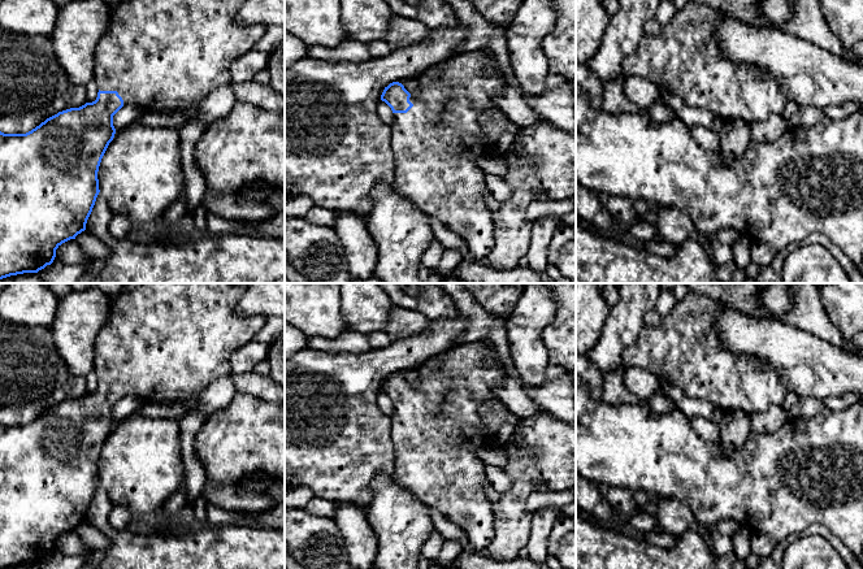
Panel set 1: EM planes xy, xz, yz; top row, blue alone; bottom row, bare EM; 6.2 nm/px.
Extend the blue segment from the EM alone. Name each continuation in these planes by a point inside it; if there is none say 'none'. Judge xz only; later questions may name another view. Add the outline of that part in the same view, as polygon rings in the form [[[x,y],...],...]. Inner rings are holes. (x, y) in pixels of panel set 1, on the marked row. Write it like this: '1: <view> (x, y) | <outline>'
1: xz (436, 144) | [[[474,49],[461,52],[422,71],[419,75],[420,94],[411,94],[409,101],[413,107],[407,113],[394,113],[390,138],[395,165],[393,188],[457,234],[465,242],[470,260],[474,261],[487,260],[494,247],[493,212],[485,201],[489,192],[486,173],[477,165],[477,160],[487,153],[487,143],[478,118],[482,112],[500,110],[494,99],[507,84],[503,75],[487,73],[491,65],[489,53]]]

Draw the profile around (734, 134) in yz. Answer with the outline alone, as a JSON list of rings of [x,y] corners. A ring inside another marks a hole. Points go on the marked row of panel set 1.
[[[725,120],[719,131],[719,152],[724,165],[742,155],[751,139],[750,125],[742,120]]]

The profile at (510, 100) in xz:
[[[508,84],[496,94],[494,100],[500,112],[503,112],[519,127],[533,126],[539,122],[538,113],[524,101],[517,90]]]

